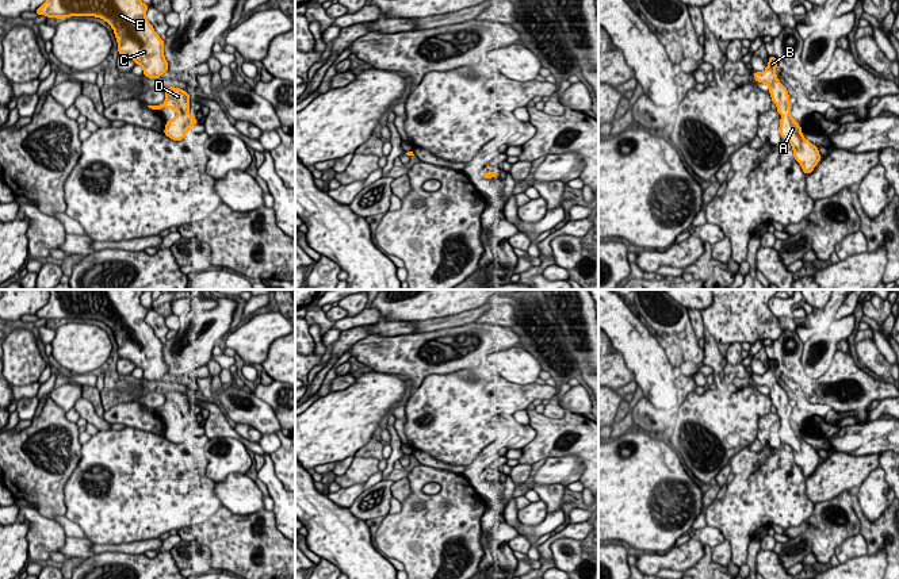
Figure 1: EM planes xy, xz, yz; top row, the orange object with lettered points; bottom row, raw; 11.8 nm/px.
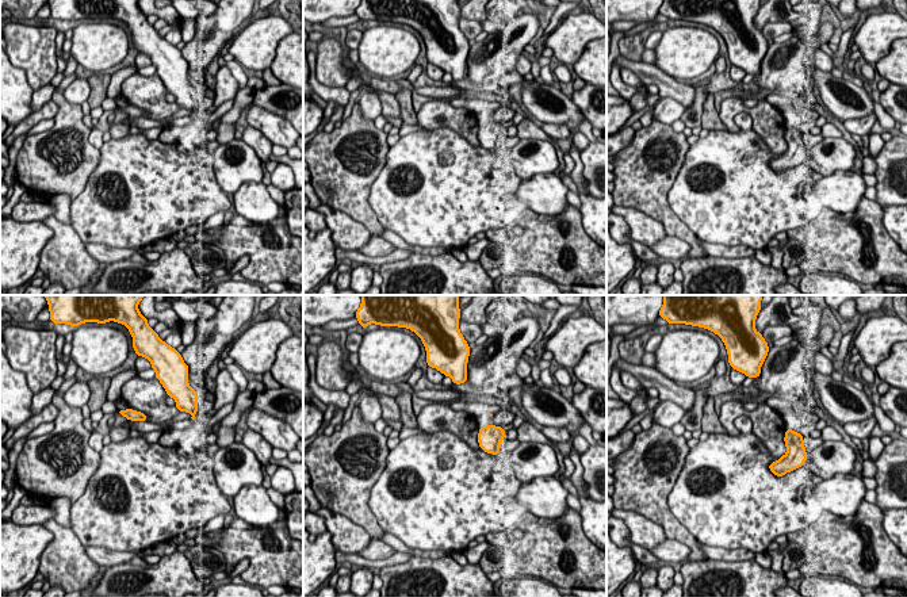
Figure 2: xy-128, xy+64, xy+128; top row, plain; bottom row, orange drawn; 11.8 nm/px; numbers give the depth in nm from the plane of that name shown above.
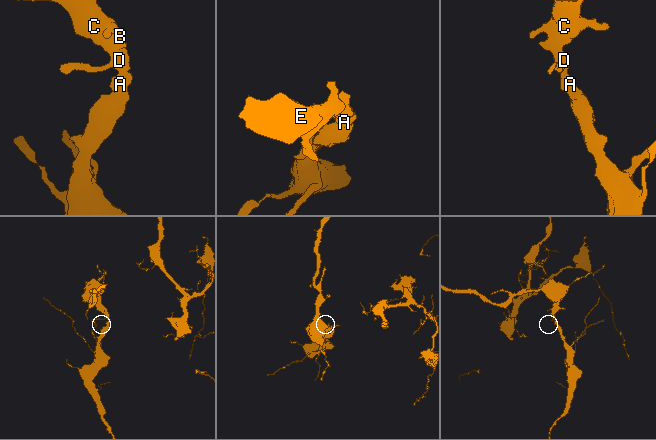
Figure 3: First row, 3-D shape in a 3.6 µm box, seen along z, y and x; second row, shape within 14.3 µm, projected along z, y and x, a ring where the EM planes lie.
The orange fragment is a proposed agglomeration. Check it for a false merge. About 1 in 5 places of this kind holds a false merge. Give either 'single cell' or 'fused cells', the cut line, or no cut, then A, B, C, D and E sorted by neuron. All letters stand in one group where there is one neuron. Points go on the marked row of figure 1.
single cell; no cut; A B C D E

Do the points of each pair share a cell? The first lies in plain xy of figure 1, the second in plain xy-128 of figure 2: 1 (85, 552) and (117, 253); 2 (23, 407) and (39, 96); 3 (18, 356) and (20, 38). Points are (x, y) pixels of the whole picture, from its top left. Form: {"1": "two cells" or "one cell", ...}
{"1": "one cell", "2": "one cell", "3": "one cell"}

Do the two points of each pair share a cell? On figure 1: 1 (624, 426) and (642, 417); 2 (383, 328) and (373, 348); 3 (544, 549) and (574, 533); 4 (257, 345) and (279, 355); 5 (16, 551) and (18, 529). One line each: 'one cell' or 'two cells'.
1: two cells
2: two cells
3: one cell
4: two cells
5: one cell

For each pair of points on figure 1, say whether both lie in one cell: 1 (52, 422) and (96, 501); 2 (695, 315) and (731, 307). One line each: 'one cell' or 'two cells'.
1: two cells
2: two cells

